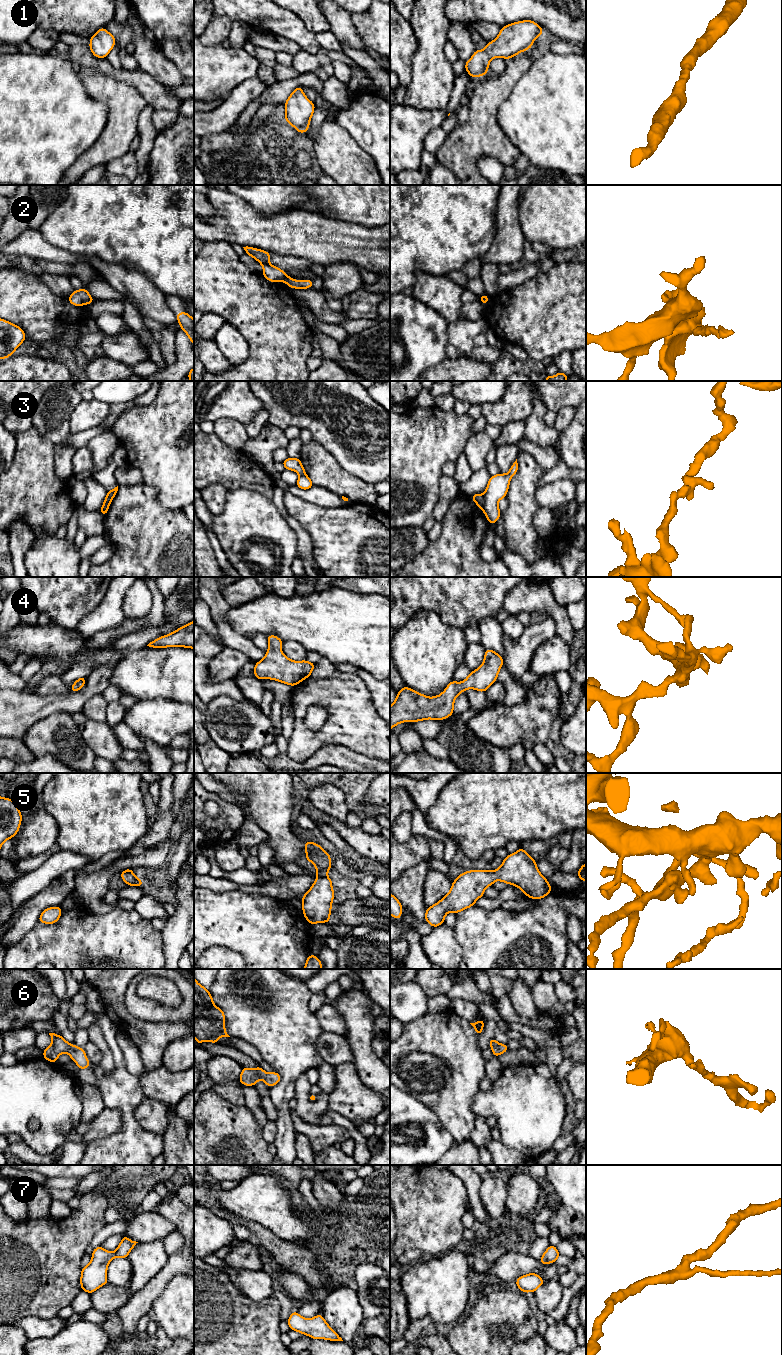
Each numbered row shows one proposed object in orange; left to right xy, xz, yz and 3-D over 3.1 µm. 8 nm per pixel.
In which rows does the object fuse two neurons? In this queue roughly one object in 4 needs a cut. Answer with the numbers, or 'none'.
2, 3

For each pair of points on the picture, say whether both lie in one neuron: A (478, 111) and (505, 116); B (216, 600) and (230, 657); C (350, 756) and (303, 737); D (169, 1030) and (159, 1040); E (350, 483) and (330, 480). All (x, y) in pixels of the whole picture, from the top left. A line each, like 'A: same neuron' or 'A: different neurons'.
A: different neurons
B: different neurons
C: different neurons
D: same neuron
E: same neuron

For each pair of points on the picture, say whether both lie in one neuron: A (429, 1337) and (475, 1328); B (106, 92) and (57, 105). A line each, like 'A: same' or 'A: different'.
A: different
B: different

